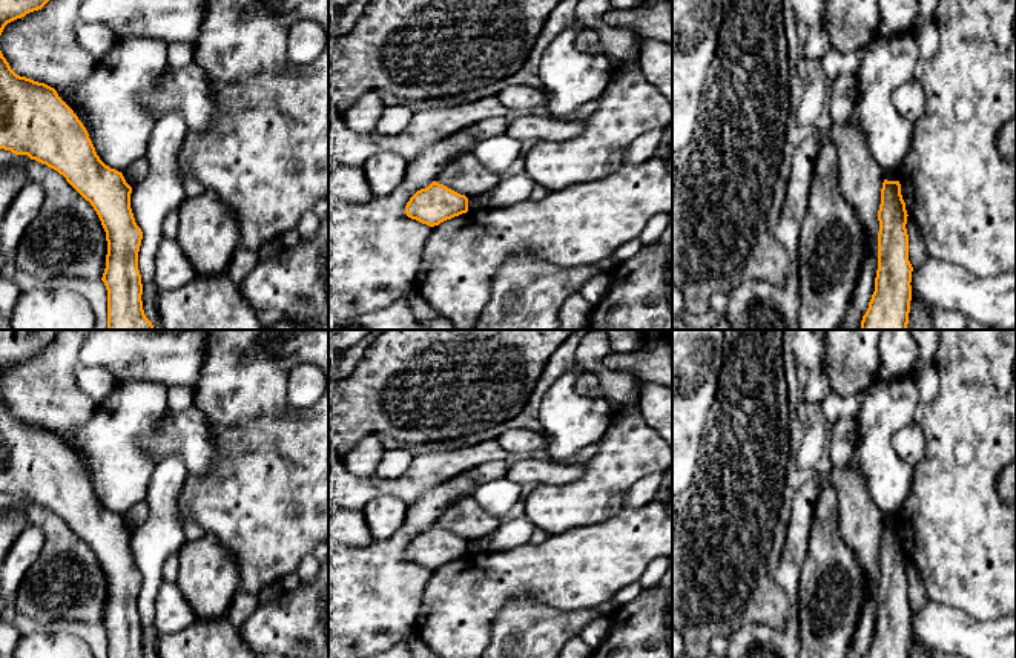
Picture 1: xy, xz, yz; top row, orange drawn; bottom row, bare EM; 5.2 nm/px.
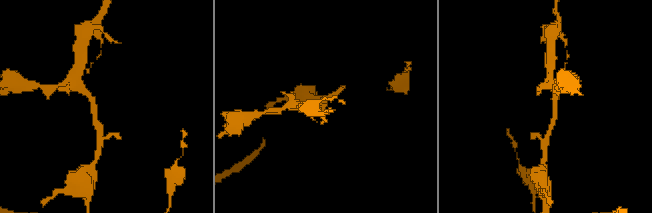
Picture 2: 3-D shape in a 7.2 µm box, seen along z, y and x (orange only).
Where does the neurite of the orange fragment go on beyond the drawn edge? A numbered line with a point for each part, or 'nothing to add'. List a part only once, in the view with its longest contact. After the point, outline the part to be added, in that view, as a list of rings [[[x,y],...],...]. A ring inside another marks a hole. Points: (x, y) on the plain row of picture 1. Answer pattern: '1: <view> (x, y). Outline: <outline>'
nothing to add

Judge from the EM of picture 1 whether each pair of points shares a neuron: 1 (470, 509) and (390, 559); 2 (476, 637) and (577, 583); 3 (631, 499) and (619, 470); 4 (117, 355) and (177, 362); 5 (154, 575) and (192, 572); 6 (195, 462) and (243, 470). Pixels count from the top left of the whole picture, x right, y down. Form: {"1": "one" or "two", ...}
{"1": "two", "2": "one", "3": "two", "4": "one", "5": "two", "6": "two"}

